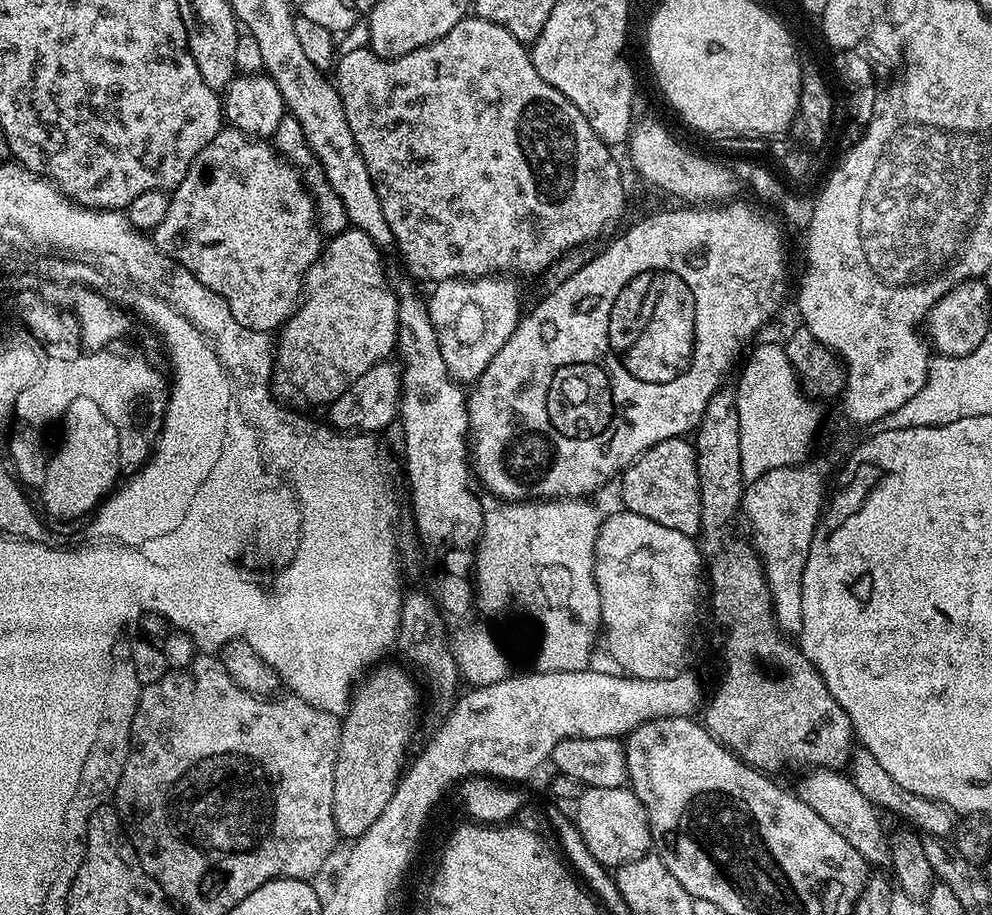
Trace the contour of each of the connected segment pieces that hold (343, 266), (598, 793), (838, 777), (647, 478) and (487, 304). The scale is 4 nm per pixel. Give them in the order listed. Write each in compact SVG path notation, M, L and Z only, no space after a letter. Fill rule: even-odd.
M347 227L343 232L335 233L331 237L332 240L323 245L322 251L316 260L308 267L304 273L304 283L302 285L302 303L297 307L296 311L284 321L279 329L278 335L274 340L274 371L270 381L271 387L277 393L284 392L283 399L291 402L296 406L304 406L300 404L321 404L327 406L332 401L337 400L344 391L347 390L358 378L362 378L362 374L366 374L366 370L370 370L373 366L380 363L381 360L391 357L394 352L396 343L396 292L394 288L388 285L388 280L384 277L384 268L380 265L381 249L362 230L354 227Z
M586 787L574 807L576 814L573 813L572 818L577 829L590 854L606 869L615 870L622 864L649 855L654 844L652 830L648 827L648 815L631 787Z
M818 767L805 771L801 776L804 777L794 787L795 795L806 802L806 806L810 806L818 818L834 826L834 830L838 830L838 834L842 834L842 838L846 838L846 842L850 842L850 846L854 846L854 850L858 850L869 865L887 865L890 860L890 840L886 832L884 836L884 828L880 825L881 813L875 804L862 798L862 790L854 786L851 775L835 768Z
M677 438L658 442L653 448L646 450L624 469L618 480L618 491L619 499L627 511L642 514L642 518L650 518L650 522L658 522L658 526L670 526L670 530L678 530L678 534L695 537L700 532L700 487L696 469L696 449L686 441L687 439Z
M493 274L475 278L458 280L437 280L431 285L432 293L427 293L426 303L428 317L436 331L438 346L442 350L442 359L446 362L446 370L457 382L475 382L490 366L494 354L502 350L502 346L512 337L512 332L522 319L520 312L520 288L507 275Z

